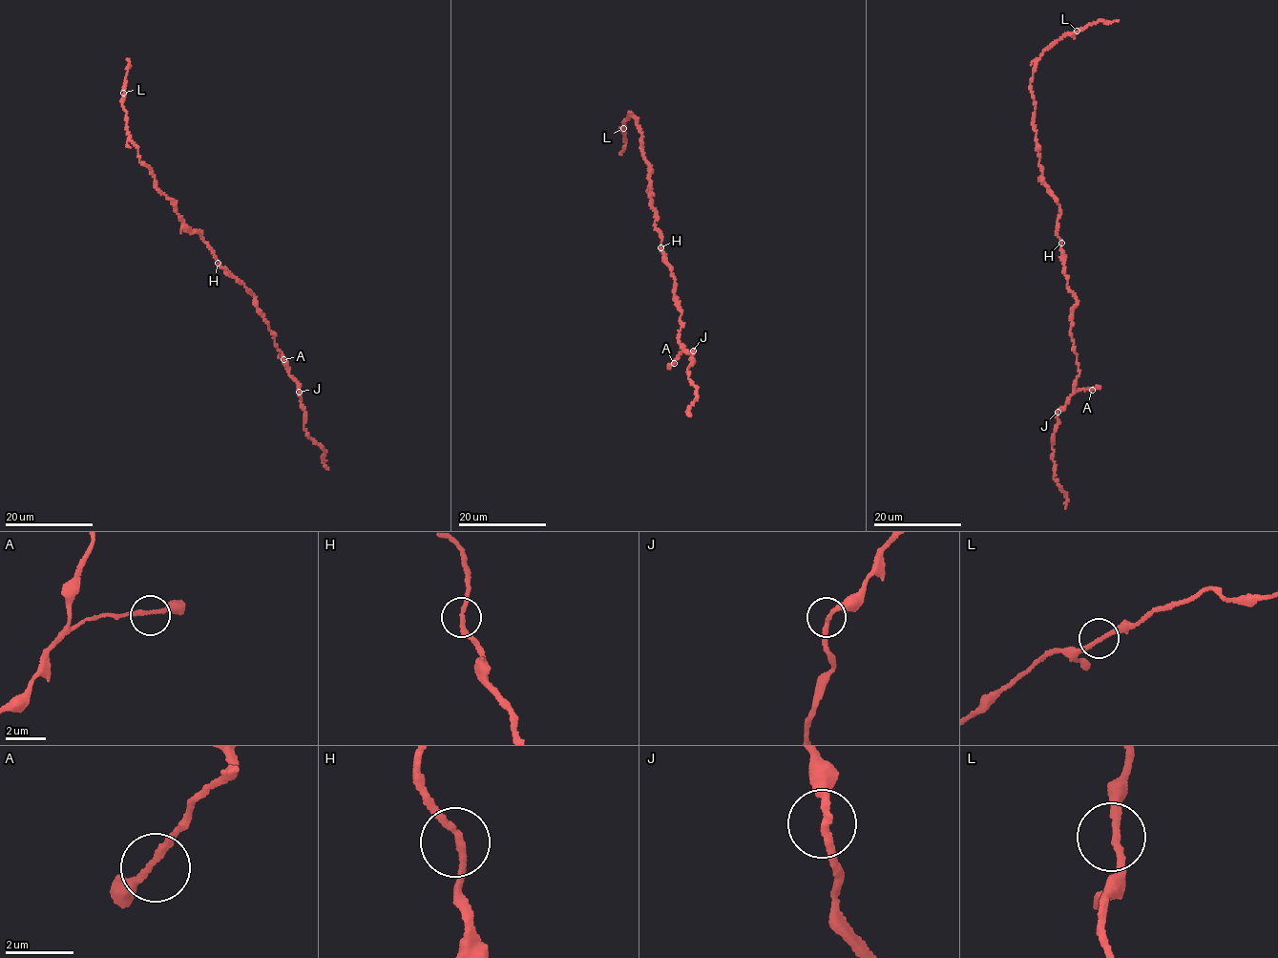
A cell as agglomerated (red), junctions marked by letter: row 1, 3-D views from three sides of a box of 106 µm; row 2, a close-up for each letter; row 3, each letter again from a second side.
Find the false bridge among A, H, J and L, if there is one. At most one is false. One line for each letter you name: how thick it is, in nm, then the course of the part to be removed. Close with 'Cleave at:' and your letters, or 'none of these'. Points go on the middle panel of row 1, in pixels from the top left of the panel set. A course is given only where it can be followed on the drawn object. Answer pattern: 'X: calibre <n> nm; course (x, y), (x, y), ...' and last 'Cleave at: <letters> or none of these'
Cleave at: none of these

